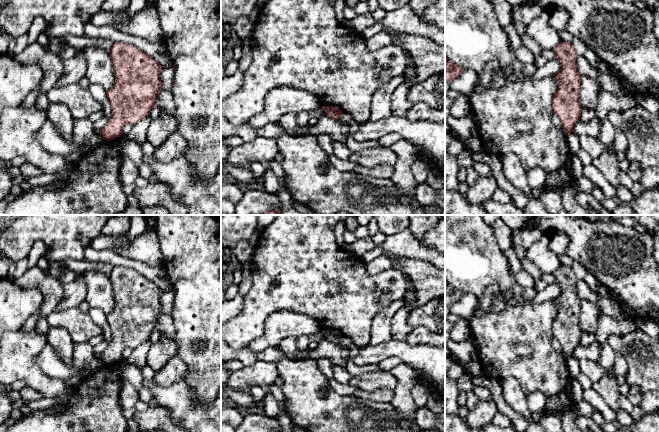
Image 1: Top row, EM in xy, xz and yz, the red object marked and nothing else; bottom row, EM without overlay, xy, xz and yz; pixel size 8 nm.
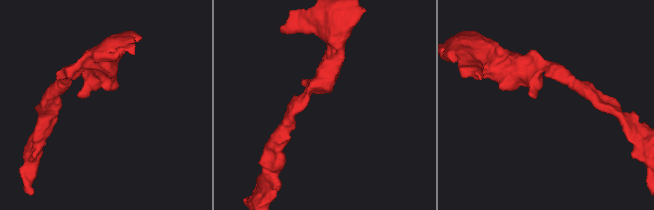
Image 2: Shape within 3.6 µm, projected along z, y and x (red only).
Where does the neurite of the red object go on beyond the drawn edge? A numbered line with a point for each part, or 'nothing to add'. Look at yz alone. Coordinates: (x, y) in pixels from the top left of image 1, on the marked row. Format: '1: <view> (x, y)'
nothing to add

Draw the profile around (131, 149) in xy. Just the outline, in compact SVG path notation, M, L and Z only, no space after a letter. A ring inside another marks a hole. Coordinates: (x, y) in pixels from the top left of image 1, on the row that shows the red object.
M124 134L120 135L116 139L114 139L116 143L122 146L122 153L123 155L130 158L136 166L139 168L143 163L144 154L142 152L141 145L134 142L128 141L125 139Z

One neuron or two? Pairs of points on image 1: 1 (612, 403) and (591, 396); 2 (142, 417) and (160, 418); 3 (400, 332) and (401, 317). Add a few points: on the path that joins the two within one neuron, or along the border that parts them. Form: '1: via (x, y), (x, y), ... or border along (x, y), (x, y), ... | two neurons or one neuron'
1: border along (592, 387), (615, 412) | two neurons
2: via (146, 418), (156, 418) | one neuron
3: via (400, 328), (400, 321) | one neuron

